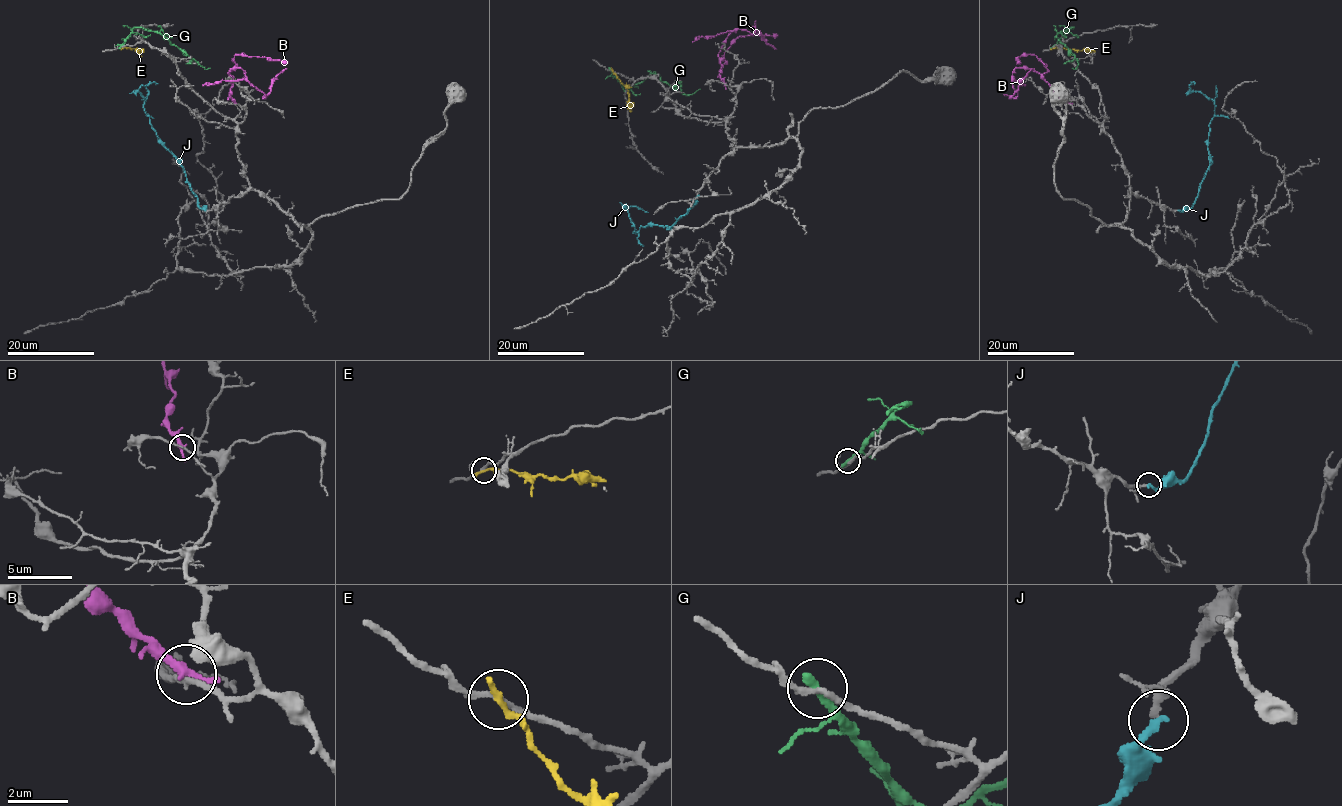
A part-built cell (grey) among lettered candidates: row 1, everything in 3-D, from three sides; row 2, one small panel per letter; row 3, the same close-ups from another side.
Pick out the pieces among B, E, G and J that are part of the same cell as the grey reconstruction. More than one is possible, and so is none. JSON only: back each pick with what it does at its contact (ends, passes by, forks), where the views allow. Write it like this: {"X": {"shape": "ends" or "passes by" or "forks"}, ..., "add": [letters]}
{"J": {"shape": "ends"}, "add": ["J"]}

